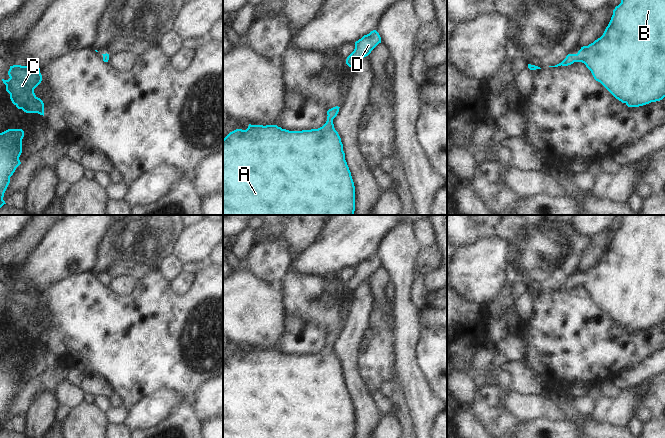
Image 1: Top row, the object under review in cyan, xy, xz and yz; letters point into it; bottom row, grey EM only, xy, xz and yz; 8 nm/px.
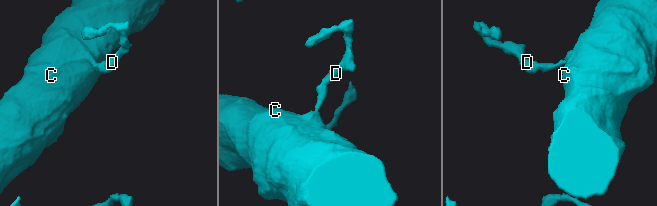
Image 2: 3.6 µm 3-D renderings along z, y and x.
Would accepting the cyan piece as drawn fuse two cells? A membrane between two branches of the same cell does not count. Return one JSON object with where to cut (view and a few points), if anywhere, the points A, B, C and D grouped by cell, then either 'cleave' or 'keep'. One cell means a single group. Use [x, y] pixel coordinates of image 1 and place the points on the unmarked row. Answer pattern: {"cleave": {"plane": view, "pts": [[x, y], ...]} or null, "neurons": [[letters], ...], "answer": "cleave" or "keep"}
{"cleave": null, "neurons": [["A", "B", "C", "D"]], "answer": "keep"}

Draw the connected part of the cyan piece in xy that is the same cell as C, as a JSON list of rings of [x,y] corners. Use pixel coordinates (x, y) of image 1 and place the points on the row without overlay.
[[[13,289],[13,290],[10,290],[8,299],[10,302],[8,304],[2,303],[2,305],[6,309],[6,315],[10,318],[10,323],[12,327],[18,333],[22,333],[26,337],[38,337],[44,340],[44,327],[34,317],[34,313],[42,305],[42,299],[40,297],[40,292]]]

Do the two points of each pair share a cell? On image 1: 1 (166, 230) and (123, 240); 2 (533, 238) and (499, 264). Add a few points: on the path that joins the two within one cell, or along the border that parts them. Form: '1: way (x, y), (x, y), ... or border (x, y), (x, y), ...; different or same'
1: way (155, 230), (149, 230), (144, 235), (134, 238); same
2: border (509, 244), (506, 260), (506, 281); different

